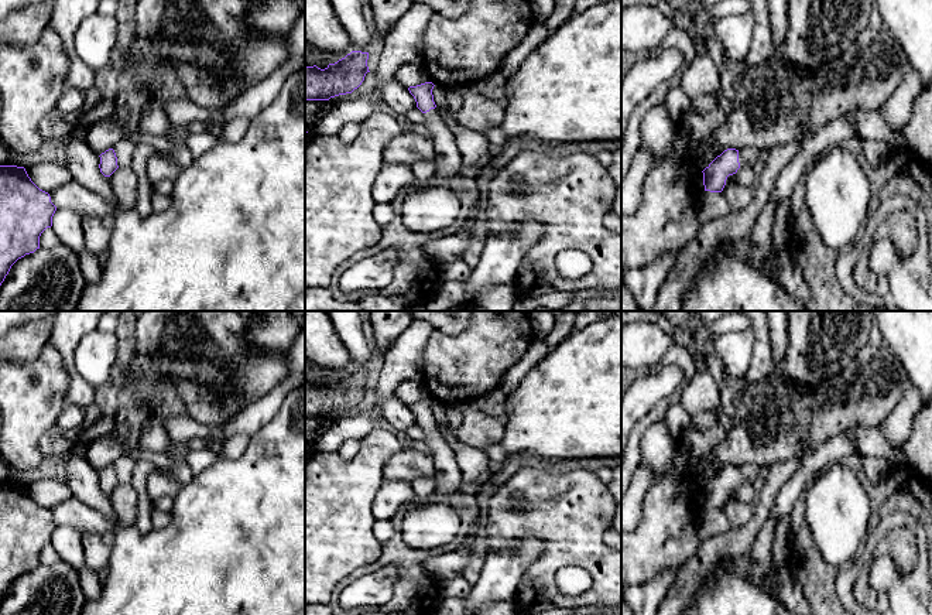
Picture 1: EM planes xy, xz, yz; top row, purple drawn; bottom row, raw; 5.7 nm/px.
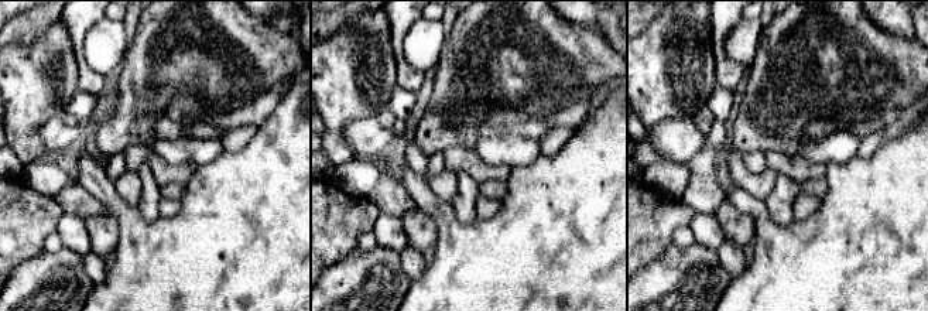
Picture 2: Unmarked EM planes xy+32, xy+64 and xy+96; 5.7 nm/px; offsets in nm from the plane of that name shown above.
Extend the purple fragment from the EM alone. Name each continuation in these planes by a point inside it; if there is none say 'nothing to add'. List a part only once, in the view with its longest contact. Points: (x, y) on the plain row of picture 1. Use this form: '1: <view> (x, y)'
1: yz (750, 472)

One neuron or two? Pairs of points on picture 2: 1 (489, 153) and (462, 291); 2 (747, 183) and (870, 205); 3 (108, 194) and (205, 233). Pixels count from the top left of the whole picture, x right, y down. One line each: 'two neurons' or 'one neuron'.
1: two neurons
2: two neurons
3: one neuron

